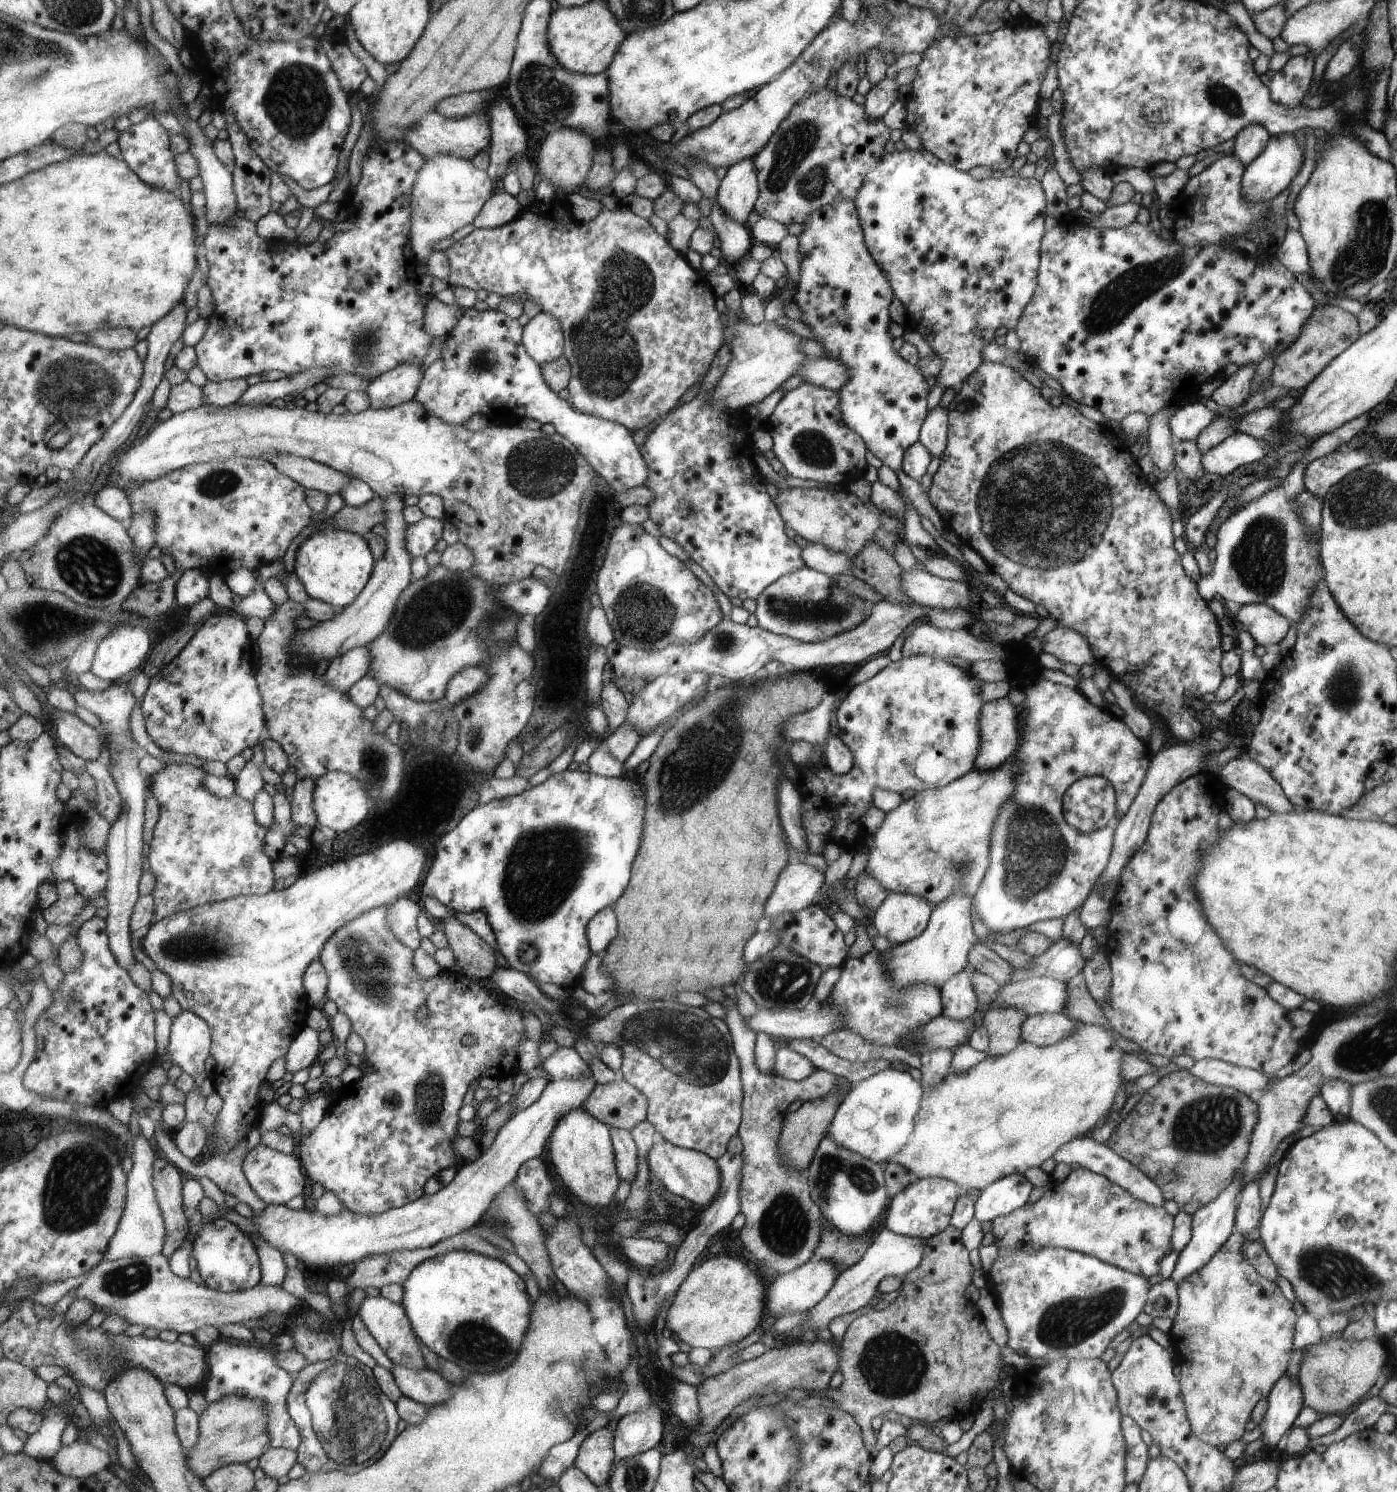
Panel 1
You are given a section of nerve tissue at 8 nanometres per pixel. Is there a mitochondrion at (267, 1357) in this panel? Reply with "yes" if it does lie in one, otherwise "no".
no

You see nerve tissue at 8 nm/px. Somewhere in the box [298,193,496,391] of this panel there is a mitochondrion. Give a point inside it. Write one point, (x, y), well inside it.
(363, 345)

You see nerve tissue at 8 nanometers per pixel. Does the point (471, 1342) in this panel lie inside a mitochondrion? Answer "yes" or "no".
yes

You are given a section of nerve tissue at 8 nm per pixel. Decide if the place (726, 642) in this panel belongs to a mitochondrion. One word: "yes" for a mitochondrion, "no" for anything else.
yes

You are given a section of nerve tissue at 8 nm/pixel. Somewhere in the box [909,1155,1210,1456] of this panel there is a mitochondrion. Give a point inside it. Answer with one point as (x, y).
(1068, 1323)

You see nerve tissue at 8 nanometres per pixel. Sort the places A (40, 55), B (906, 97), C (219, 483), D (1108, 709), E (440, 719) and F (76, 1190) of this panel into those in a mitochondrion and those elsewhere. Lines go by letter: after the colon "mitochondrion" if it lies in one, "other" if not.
A: mitochondrion
B: other
C: mitochondrion
D: other
E: mitochondrion
F: mitochondrion

